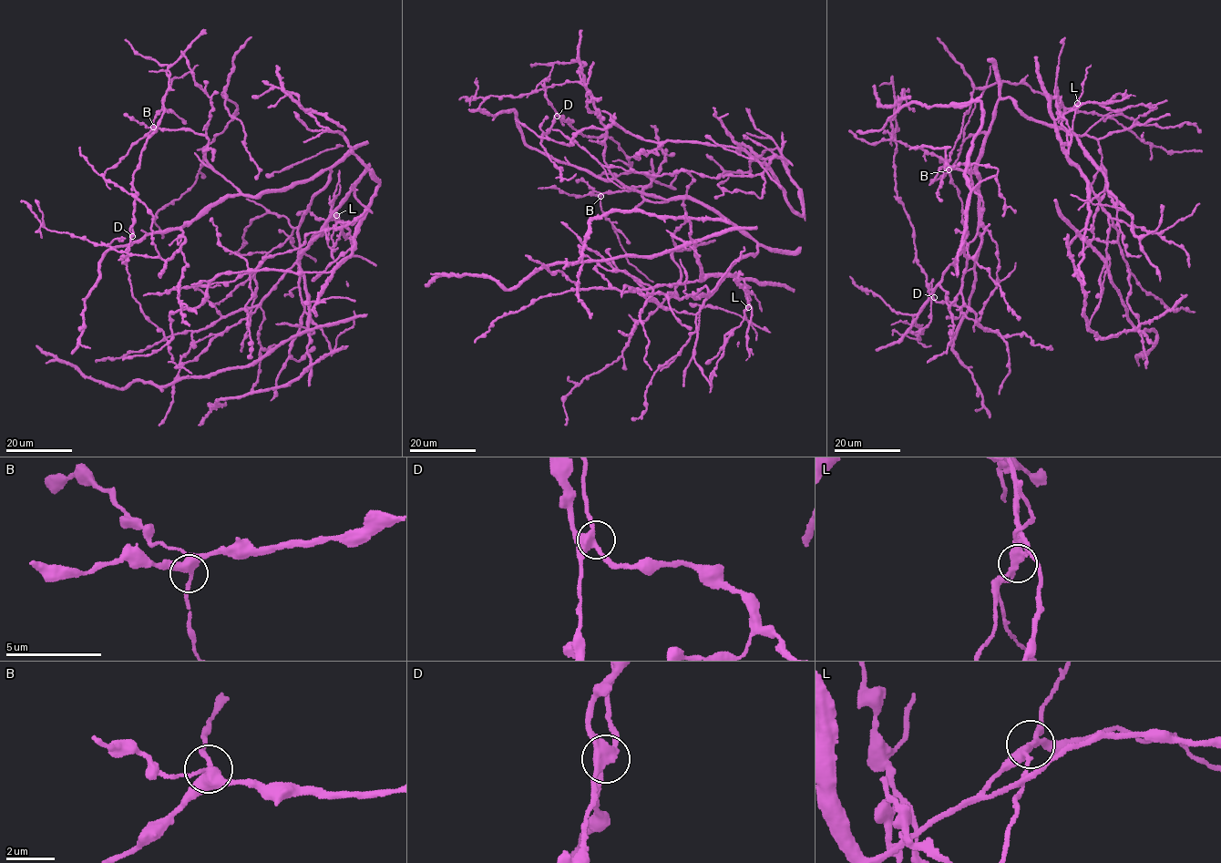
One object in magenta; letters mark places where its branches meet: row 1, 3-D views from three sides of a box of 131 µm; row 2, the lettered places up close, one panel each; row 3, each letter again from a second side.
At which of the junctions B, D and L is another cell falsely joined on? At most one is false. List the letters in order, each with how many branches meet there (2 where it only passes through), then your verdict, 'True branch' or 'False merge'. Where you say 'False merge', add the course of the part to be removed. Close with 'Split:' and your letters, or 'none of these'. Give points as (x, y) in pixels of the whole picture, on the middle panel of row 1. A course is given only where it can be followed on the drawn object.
B: Branches: 4. True branch
D: Branches: 4. True branch
L: Branches: 4. False merge. Course of the part to remove: (747, 307), (748, 292), (743, 285), (733, 280), (743, 289), (751, 292), (759, 303), (761, 312)
Split: L

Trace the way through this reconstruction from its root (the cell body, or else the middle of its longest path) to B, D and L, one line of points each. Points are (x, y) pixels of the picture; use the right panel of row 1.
B: (978, 164), (979, 179), (977, 174), (949, 167), (940, 158), (946, 171), (949, 169)
D: (978, 164), (979, 227), (972, 241), (956, 256), (942, 281), (914, 316), (919, 329), (930, 321), (934, 297)
L: (978, 164), (992, 113), (1009, 97), (1028, 117), (1097, 140), (1116, 223), (1059, 136), (1055, 120), (1077, 103)

